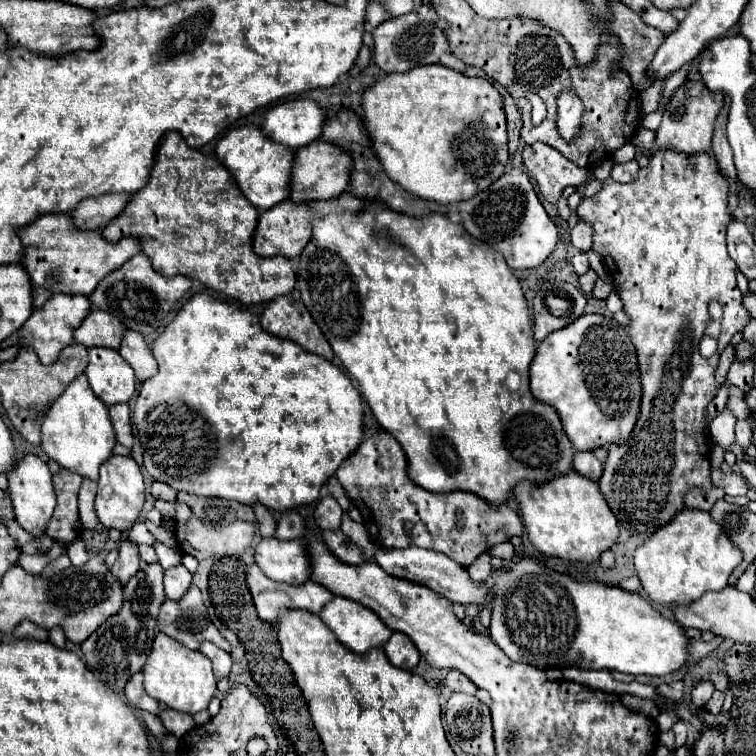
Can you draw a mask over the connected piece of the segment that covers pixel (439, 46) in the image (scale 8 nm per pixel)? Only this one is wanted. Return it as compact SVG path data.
M417 13L401 15L399 19L387 19L373 31L375 47L373 47L373 61L385 71L385 73L403 73L409 71L415 65L445 65L455 71L463 71L465 63L461 63L451 51L449 43L443 35L443 31L431 23L425 23L417 17Z

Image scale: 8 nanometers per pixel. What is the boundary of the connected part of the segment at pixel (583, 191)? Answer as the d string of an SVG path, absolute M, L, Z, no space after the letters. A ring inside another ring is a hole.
M591 179L589 183L583 183L577 187L577 193L581 197L591 197L591 195L597 195L599 193L599 187L603 187L603 183L597 183L597 179Z

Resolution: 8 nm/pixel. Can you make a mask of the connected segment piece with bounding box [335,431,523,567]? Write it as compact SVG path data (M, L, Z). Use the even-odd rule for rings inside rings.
M379 431L373 437L369 437L367 441L363 441L359 445L359 449L341 463L341 467L337 469L337 479L339 483L345 487L347 495L351 497L353 505L357 505L357 509L363 515L363 523L367 527L367 531L371 533L373 543L379 543L381 547L407 547L407 545L419 545L423 549L435 549L439 553L449 555L453 561L457 561L463 567L469 567L481 553L489 551L493 545L509 541L513 535L521 535L523 533L523 523L519 519L519 515L509 507L509 505L491 505L489 501L481 499L475 493L469 491L451 491L451 493L431 493L423 487L419 487L417 483L411 481L411 477L407 475L407 457L405 451L401 449L401 445L397 443L397 439L393 435L389 435L387 431ZM461 509L465 515L465 527L461 531L455 529L455 511ZM405 523L411 523L411 531L407 533Z

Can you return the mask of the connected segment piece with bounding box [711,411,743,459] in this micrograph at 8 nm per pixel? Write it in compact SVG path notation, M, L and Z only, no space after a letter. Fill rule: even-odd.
M723 411L711 423L711 441L725 451L735 453L737 459L743 459L743 449L735 441L735 417L729 411Z

